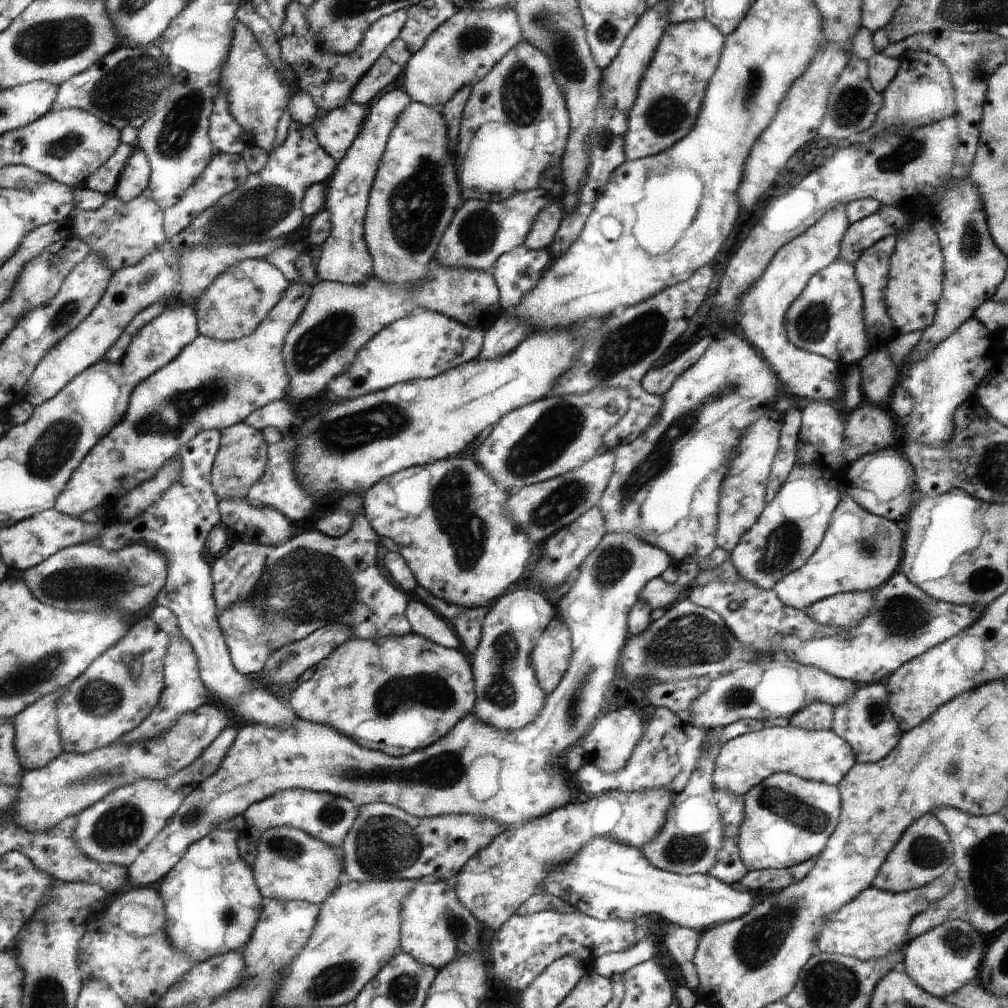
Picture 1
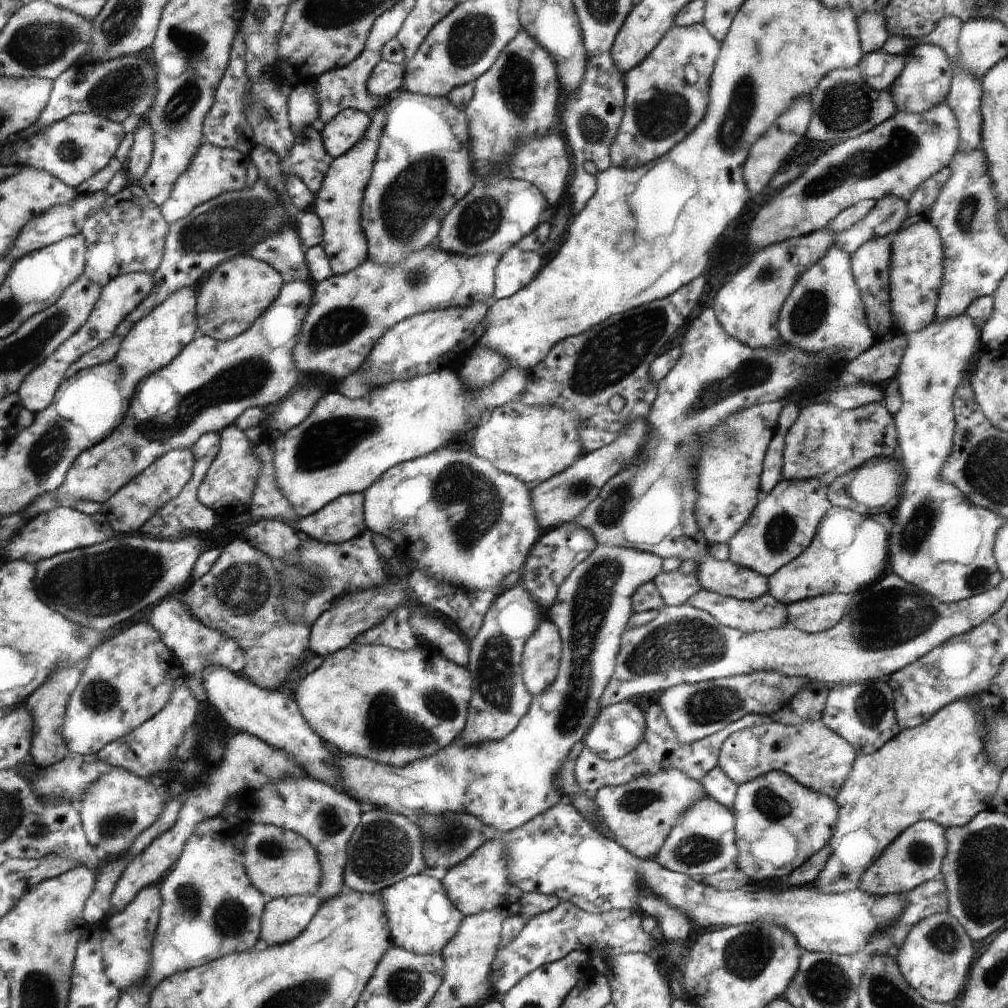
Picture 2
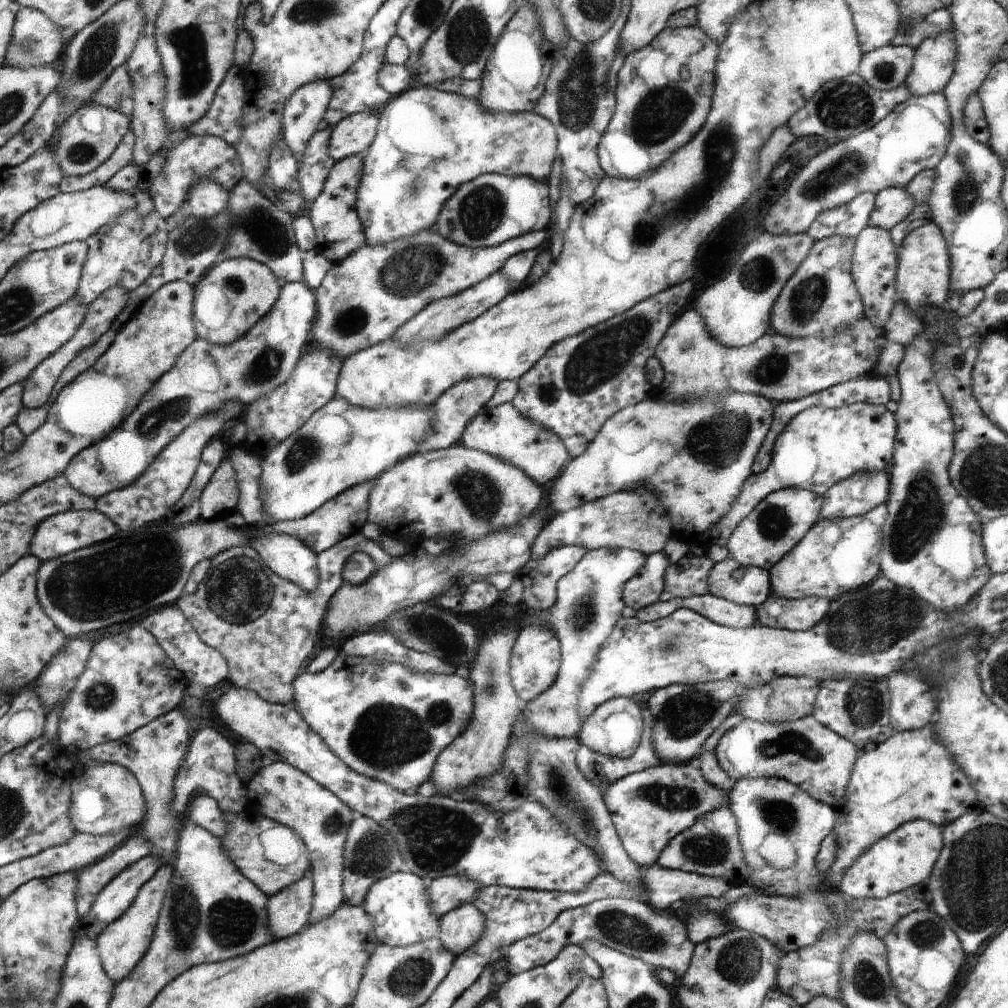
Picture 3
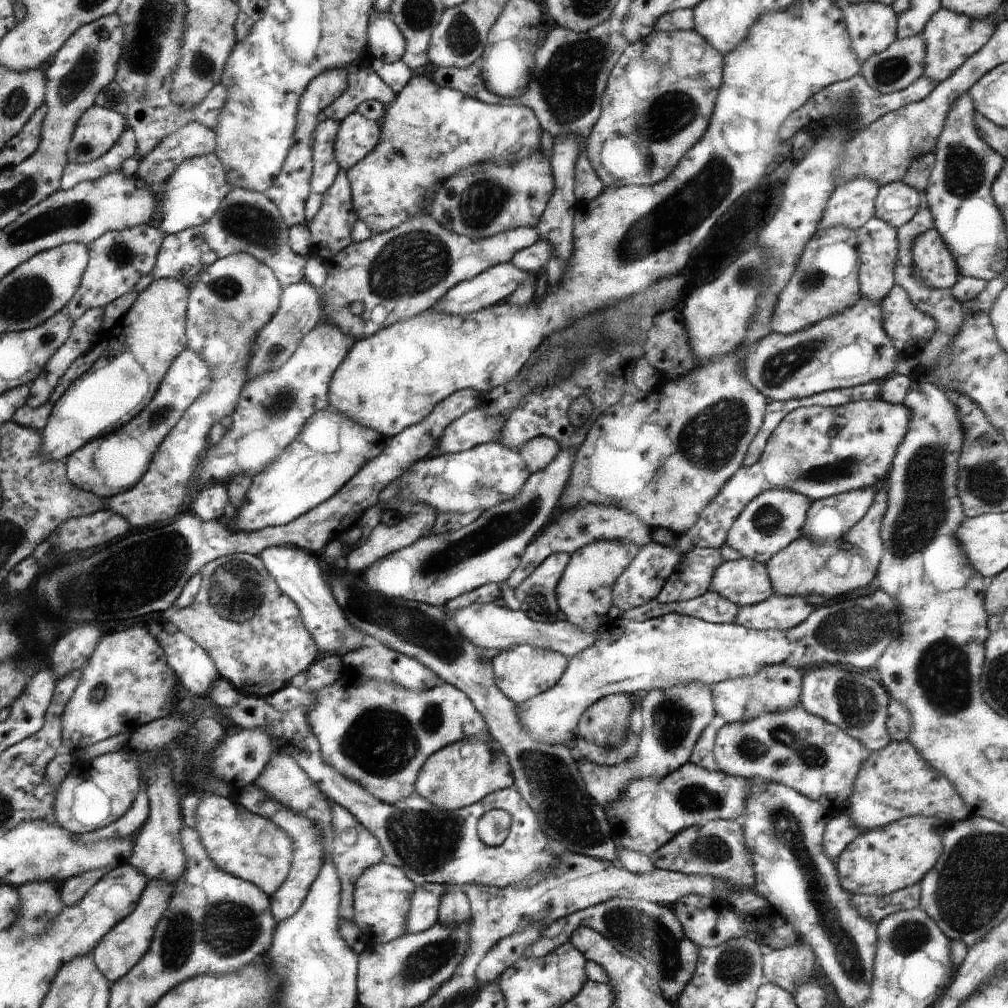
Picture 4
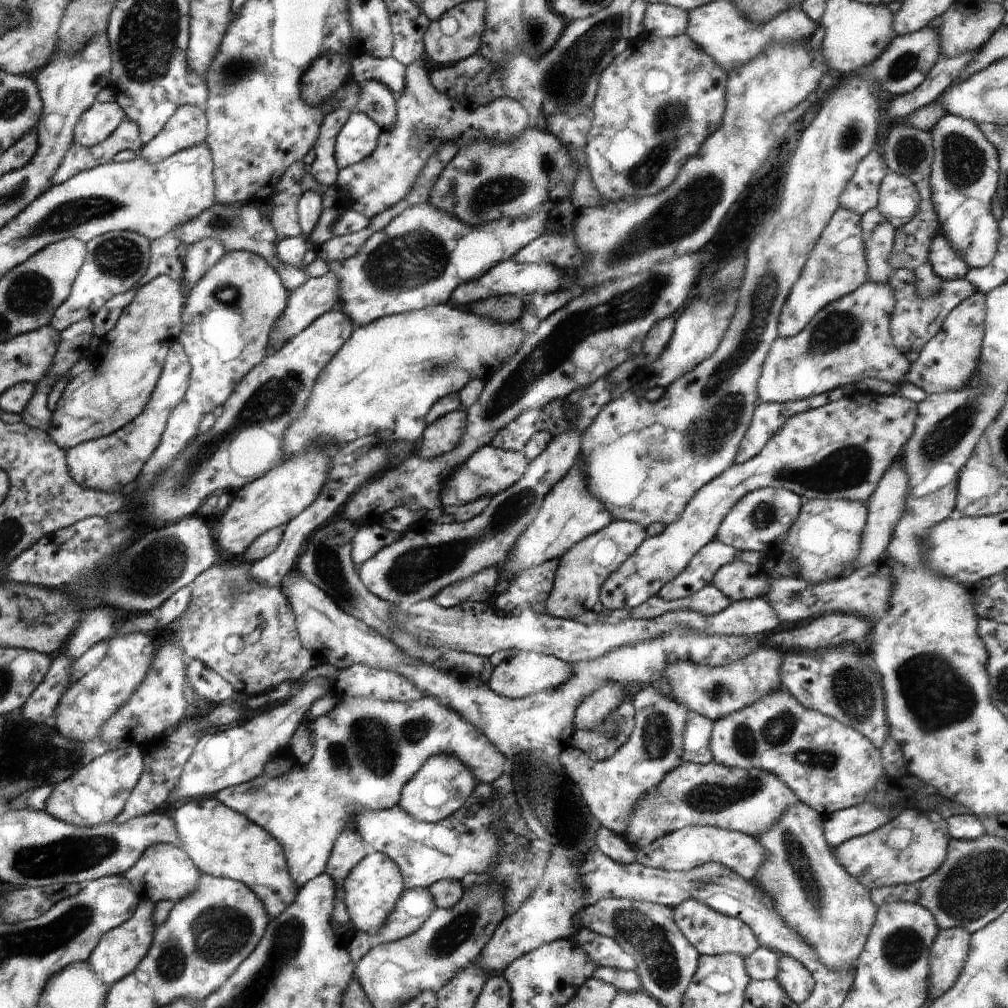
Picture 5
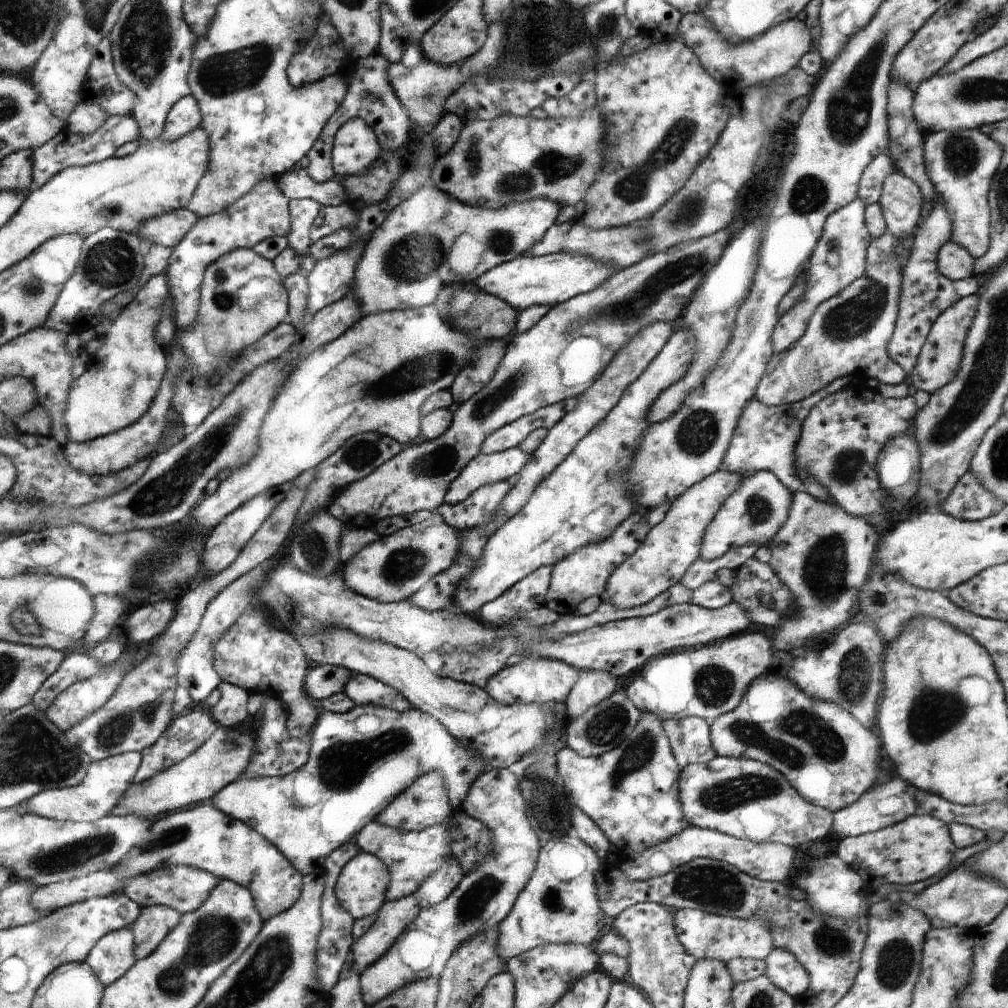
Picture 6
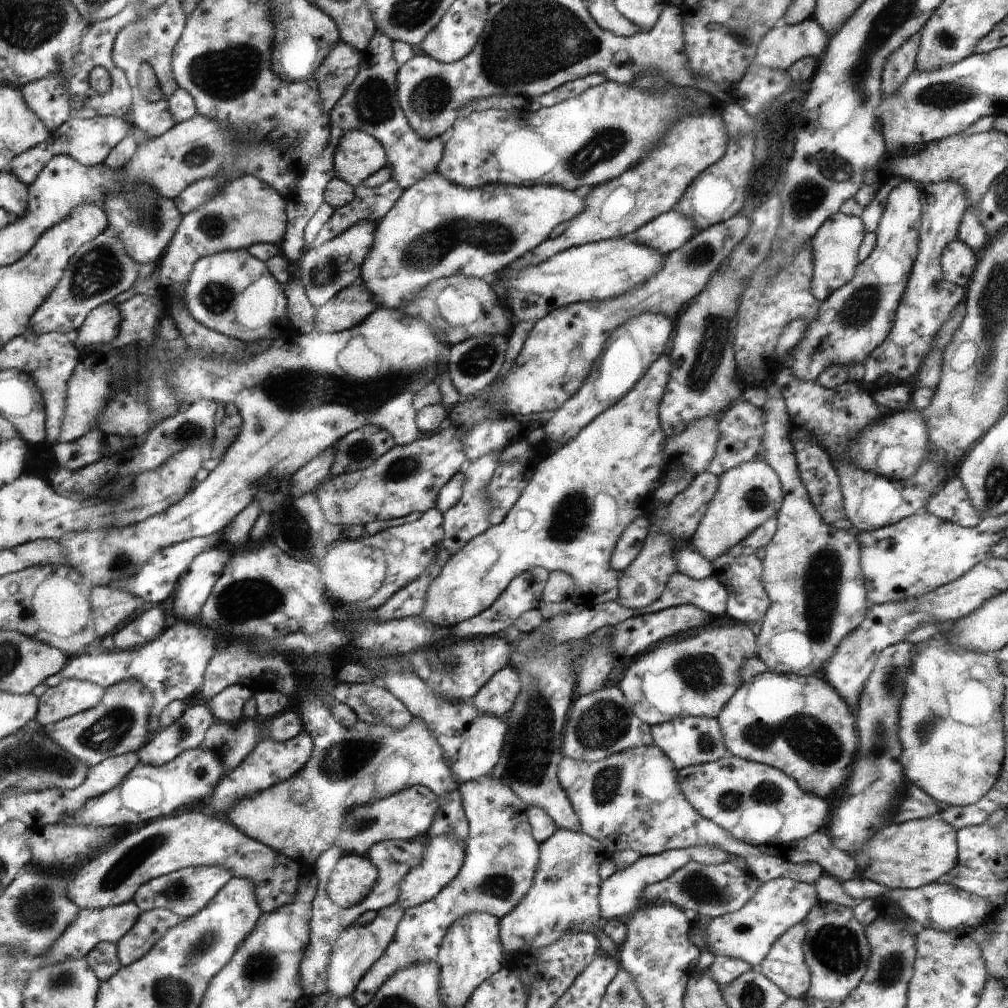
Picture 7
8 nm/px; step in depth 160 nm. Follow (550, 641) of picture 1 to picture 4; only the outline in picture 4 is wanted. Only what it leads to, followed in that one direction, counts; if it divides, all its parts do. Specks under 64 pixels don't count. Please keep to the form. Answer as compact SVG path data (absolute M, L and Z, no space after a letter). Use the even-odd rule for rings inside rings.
M529 644L516 646L514 650L507 650L493 658L493 670L500 689L517 704L537 697L545 690L552 689L564 676L568 668L569 659L552 649L533 647Z

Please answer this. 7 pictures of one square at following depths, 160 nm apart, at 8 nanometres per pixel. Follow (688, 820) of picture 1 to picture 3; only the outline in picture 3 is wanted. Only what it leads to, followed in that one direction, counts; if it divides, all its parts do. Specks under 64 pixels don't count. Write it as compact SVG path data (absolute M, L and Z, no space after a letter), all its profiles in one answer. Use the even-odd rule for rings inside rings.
M726 804L706 813L696 824L680 833L661 850L656 864L667 869L678 869L709 877L726 879L730 886L750 885L750 870L741 846L740 823Z

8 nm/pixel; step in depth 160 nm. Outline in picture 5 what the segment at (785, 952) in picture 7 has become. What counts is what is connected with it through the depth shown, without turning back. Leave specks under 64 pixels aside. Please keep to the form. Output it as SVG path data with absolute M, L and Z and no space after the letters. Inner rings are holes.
M782 956L780 960L780 973L777 974L776 980L789 993L789 997L799 1005L813 992L816 980L813 978L813 973L798 959Z

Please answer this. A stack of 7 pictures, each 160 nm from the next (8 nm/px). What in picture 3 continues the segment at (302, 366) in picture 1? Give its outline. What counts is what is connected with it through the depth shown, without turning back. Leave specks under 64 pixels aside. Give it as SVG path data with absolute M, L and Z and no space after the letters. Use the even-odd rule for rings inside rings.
M544 229L523 234L495 247L464 248L446 240L444 236L432 230L424 230L422 234L416 234L414 238L402 238L392 244L382 246L365 244L349 254L344 261L333 263L321 282L321 286L317 288L318 322L313 322L314 334L310 334L310 342L307 342L306 347L326 349L345 360L351 354L392 338L402 325L420 313L425 306L457 295L480 281L484 281L485 278L502 269L513 254L538 249L547 236L548 229Z

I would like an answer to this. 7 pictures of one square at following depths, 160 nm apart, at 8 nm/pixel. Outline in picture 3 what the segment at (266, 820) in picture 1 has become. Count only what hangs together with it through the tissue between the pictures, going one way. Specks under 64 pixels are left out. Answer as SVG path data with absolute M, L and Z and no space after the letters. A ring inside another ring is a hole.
M265 762L245 787L251 810L290 827L309 849L314 896L308 925L332 916L345 902L344 852L347 832L355 817L353 810L333 791L287 762Z

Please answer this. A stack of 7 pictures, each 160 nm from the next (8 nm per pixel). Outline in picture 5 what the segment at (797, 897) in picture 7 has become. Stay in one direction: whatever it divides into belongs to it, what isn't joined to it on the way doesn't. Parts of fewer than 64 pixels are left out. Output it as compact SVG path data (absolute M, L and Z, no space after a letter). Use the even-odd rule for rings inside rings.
M690 899L675 906L675 910L677 925L682 934L697 947L697 951L701 955L738 953L746 958L760 946L757 936L746 923L743 923L739 918L716 912L707 904Z

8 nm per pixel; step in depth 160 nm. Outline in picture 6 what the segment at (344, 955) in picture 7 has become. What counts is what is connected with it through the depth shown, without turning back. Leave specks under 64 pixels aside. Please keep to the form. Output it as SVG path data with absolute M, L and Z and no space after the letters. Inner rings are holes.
M414 894L395 901L388 900L381 906L374 924L351 945L350 963L355 964L359 973L386 954L390 946L416 920L421 907Z

